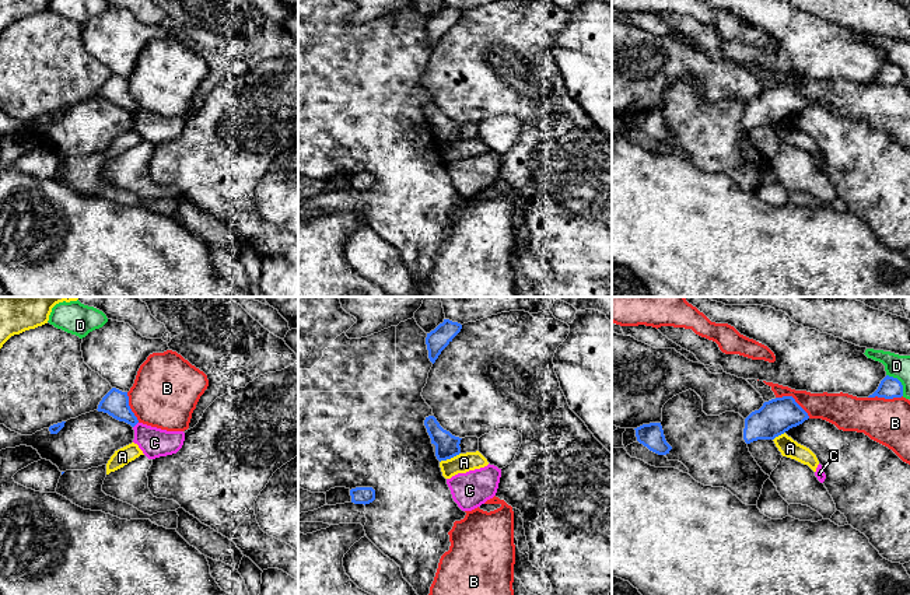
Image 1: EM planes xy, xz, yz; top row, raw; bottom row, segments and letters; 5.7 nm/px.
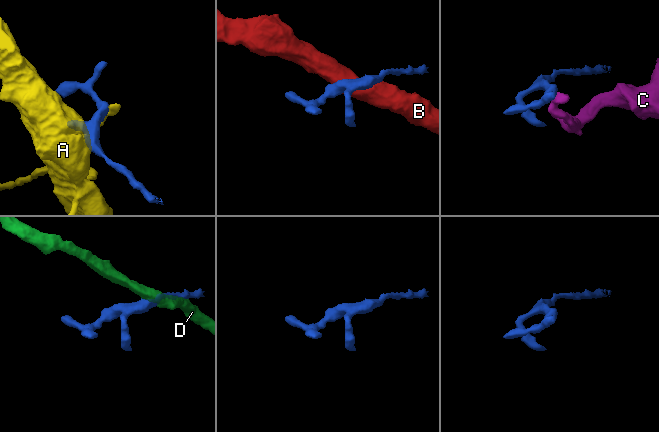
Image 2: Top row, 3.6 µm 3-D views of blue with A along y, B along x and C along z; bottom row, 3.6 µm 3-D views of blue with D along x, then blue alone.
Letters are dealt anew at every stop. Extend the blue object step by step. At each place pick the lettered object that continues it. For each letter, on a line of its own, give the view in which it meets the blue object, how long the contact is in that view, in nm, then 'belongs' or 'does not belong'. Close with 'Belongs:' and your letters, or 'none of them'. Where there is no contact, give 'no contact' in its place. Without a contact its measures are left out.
A: meets blue in xz; contact 130 nm long; does not belong
B: meets blue in yz; contact 240 nm long; does not belong
C: meets blue in xy; contact 50 nm long; does not belong
D: meets blue in yz; contact 160 nm long; does not belong
Belongs: none of them

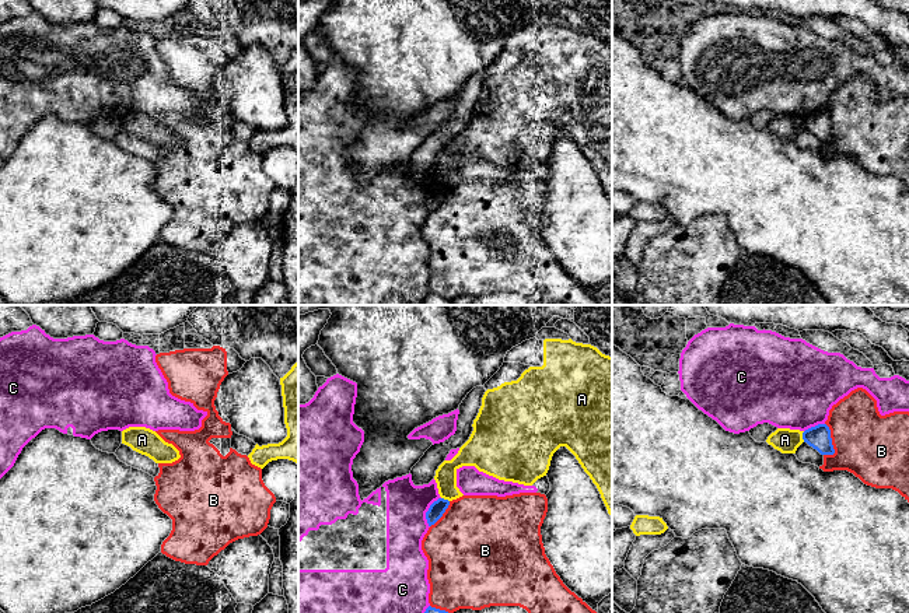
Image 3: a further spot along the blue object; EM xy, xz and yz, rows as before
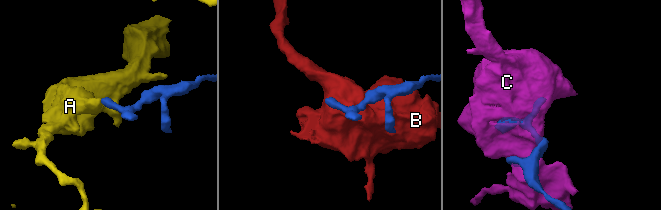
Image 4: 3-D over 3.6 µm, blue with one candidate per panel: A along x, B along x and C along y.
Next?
A: meets blue in yz; contact 60 nm long; does not belong
B: meets blue in yz; contact 200 nm long; does not belong
C: meets blue in xz; contact 190 nm long; does not belong
Belongs: none of them

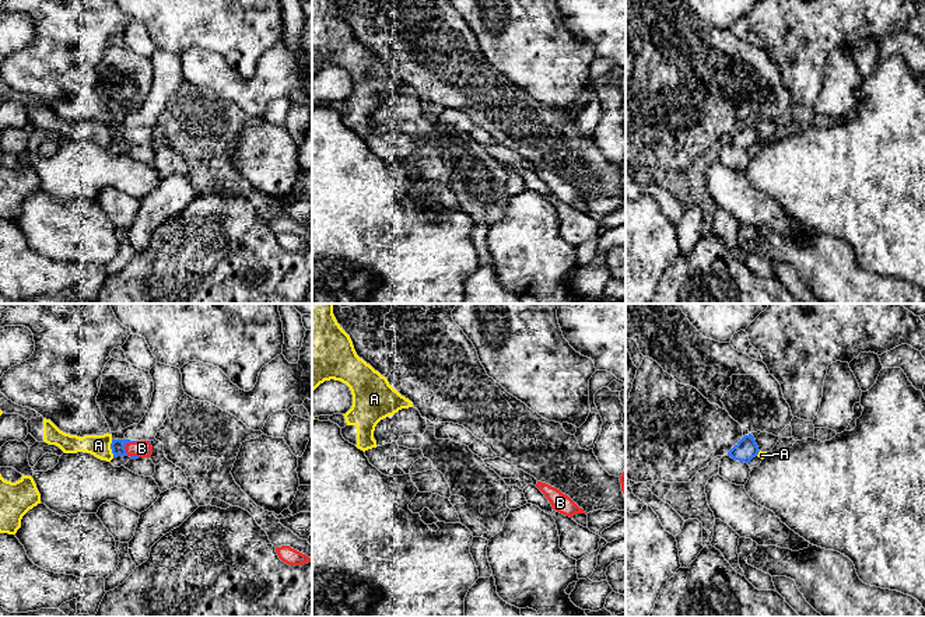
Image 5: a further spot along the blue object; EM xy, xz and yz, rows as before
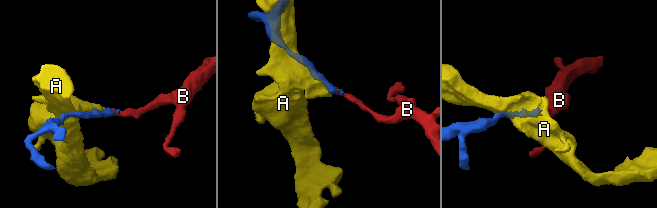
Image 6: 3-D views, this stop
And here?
A: meets blue in xy; contact 110 nm long; does not belong
B: meets blue in xy; contact 110 nm long; belongs
Belongs: B

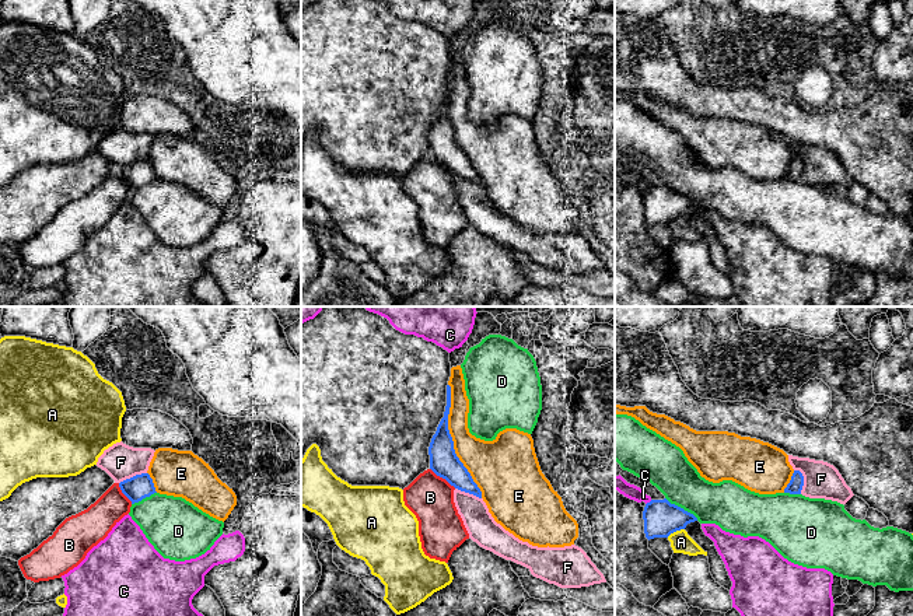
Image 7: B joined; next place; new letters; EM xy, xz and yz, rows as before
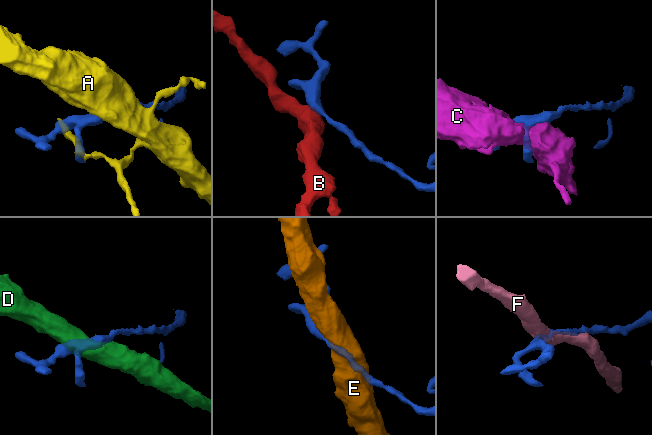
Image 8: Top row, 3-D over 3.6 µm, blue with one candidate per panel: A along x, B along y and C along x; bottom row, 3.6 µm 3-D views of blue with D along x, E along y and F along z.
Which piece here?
A: meets blue in yz; contact 120 nm long; does not belong
B: meets blue in xz; contact 190 nm long; does not belong
C: meets blue in yz; contact 50 nm long; does not belong
D: meets blue in yz; contact 240 nm long; does not belong
E: meets blue in xz; contact 700 nm long; does not belong
F: meets blue in yz; contact 150 nm long; does not belong
Belongs: none of them

